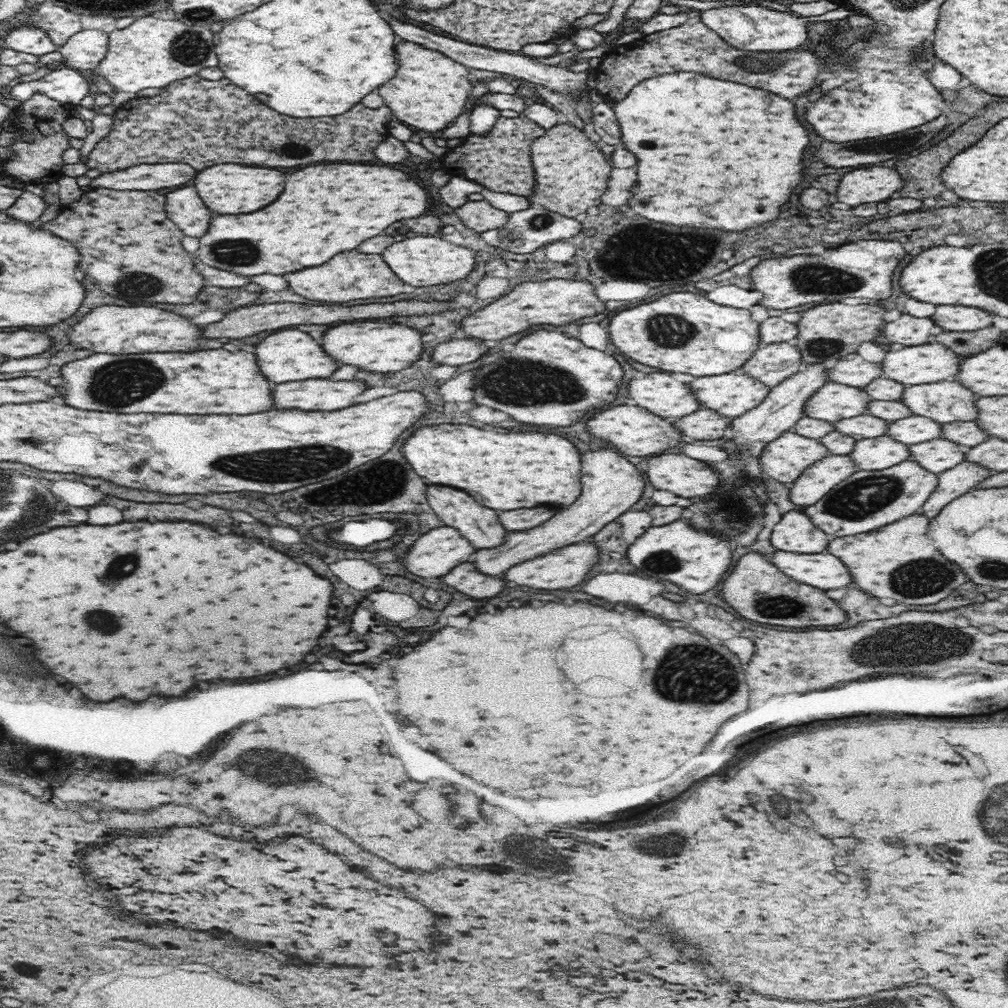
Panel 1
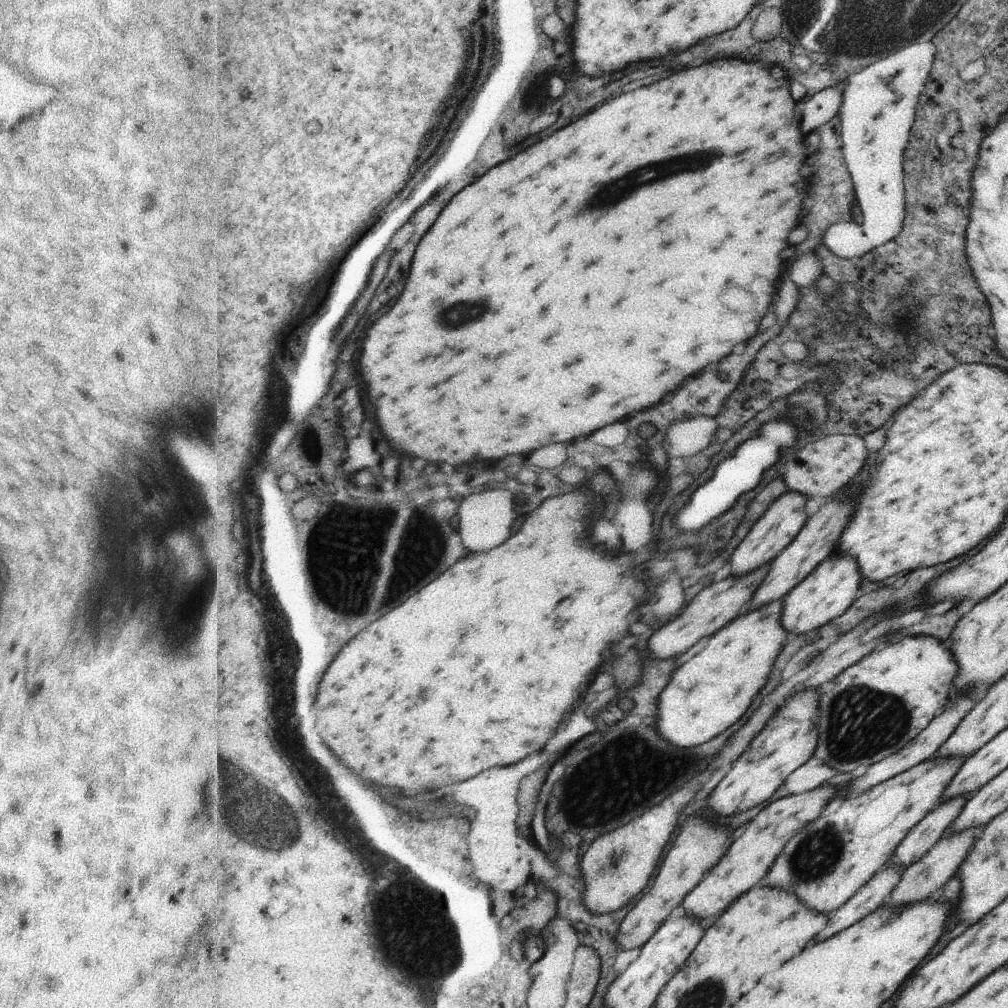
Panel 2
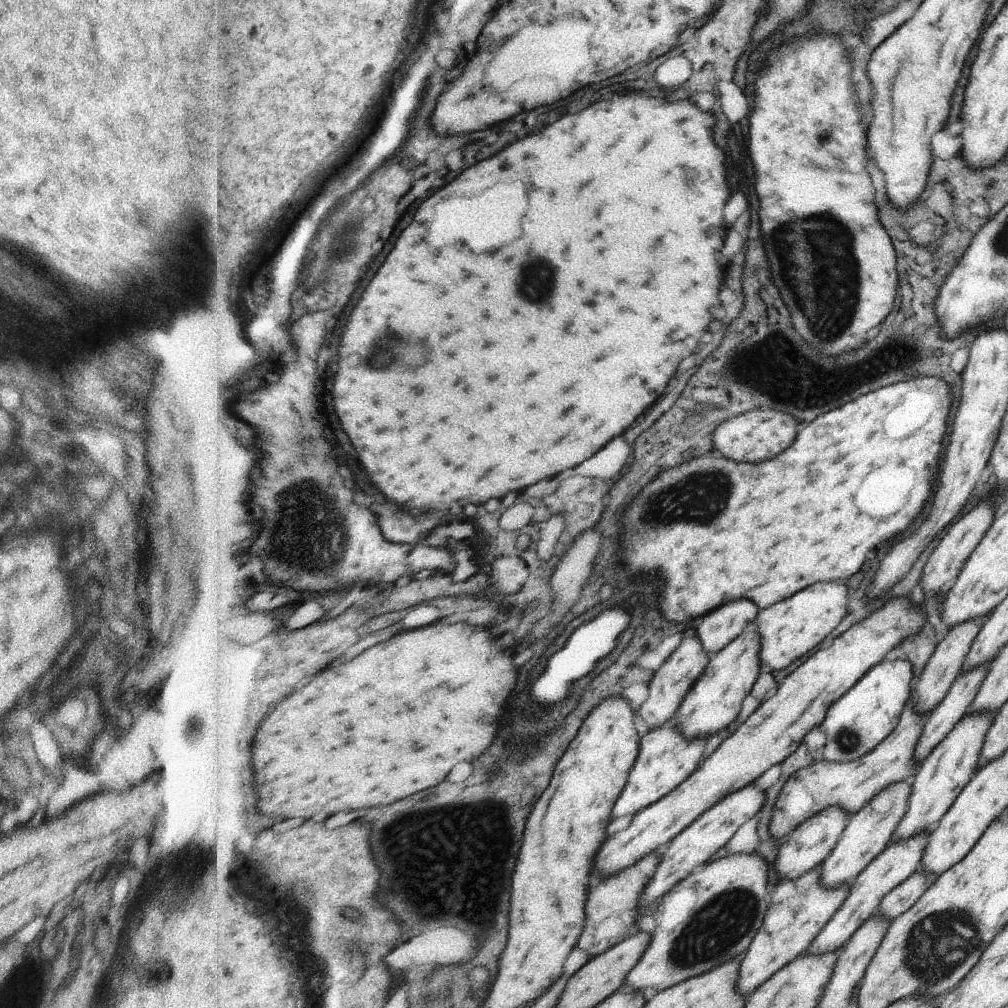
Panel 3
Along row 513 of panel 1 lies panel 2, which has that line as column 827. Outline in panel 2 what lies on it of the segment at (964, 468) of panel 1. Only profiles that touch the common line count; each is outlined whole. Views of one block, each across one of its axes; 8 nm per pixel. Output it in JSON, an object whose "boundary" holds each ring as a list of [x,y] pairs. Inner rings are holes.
{"boundary":[[[888,862],[848,902],[844,902],[830,916],[830,922],[827,927],[812,943],[824,940],[824,938],[830,938],[836,932],[852,926],[854,922],[860,922],[872,910],[878,910],[889,897],[892,890],[894,890],[894,886],[898,884],[901,876],[902,870],[896,866],[896,862]]]}

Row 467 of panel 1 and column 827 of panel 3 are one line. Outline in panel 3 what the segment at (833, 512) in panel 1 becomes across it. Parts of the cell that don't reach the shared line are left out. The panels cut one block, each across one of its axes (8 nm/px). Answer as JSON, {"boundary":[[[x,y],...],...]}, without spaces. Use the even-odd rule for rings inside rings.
{"boundary":[[[820,864],[810,868],[810,872],[800,874],[800,878],[794,880],[779,880],[770,890],[770,903],[767,908],[766,921],[756,932],[755,940],[744,953],[744,960],[740,966],[740,980],[736,984],[736,990],[748,998],[752,996],[768,978],[772,978],[778,970],[782,970],[786,964],[794,962],[811,947],[816,936],[824,930],[824,926],[836,916],[836,912],[844,906],[844,900],[848,900],[850,884],[842,884],[832,890],[824,890],[820,884]]]}

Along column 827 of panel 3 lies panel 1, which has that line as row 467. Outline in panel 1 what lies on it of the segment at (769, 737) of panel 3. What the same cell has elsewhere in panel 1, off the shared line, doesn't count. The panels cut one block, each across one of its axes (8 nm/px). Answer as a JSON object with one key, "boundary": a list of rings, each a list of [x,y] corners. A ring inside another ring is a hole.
{"boundary":[[[680,454],[654,455],[652,460],[648,460],[648,470],[646,470],[648,480],[658,490],[674,492],[676,496],[684,498],[705,497],[712,492],[716,492],[720,487],[720,473],[712,468],[706,461],[696,460],[692,457]]]}

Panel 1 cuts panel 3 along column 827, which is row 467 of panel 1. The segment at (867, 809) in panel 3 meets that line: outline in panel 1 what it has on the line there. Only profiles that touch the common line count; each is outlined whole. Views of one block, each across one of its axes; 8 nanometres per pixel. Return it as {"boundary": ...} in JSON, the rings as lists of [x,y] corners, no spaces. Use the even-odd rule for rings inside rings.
{"boundary":[[[882,435],[857,440],[849,455],[854,459],[858,471],[880,470],[908,460],[911,451],[908,444],[897,441],[894,437]]]}

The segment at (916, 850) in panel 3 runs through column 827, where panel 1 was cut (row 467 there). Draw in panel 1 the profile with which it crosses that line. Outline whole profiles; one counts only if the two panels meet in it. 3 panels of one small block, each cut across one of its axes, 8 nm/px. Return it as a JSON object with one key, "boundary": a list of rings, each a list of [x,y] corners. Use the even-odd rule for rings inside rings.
{"boundary":[[[940,437],[910,446],[911,456],[908,459],[918,461],[929,472],[939,475],[962,463],[968,449],[967,446]]]}

